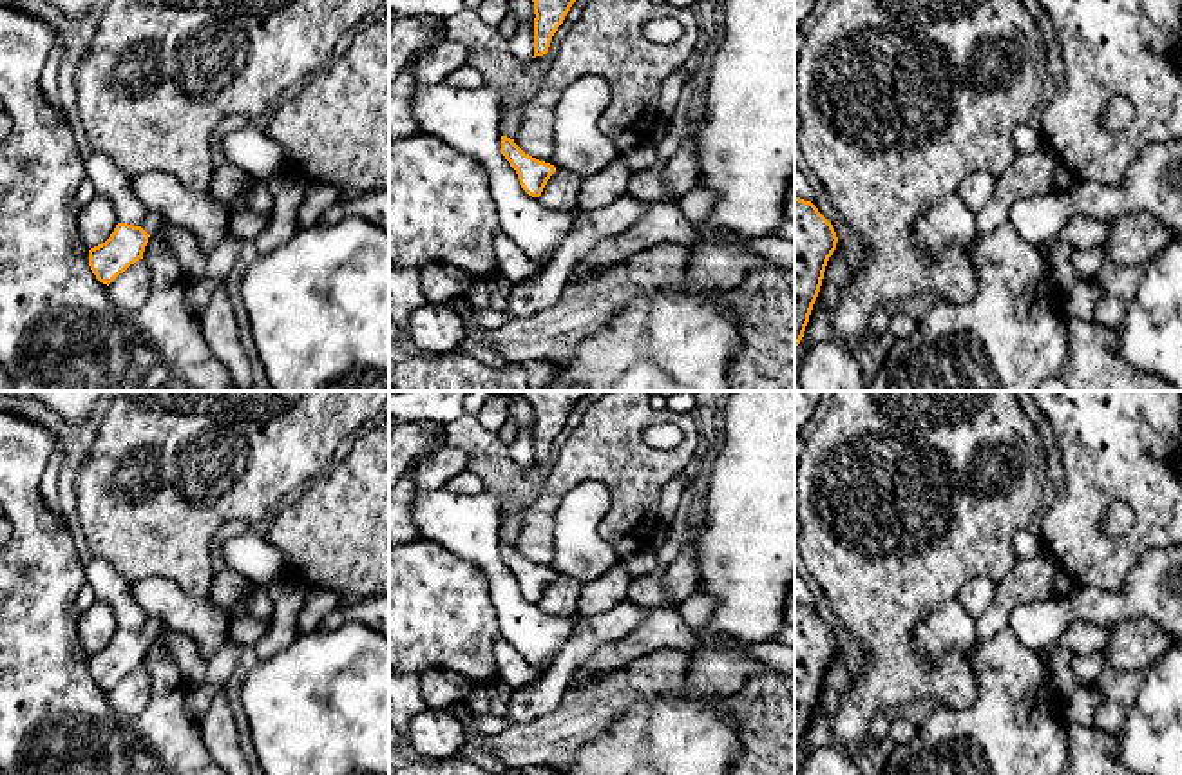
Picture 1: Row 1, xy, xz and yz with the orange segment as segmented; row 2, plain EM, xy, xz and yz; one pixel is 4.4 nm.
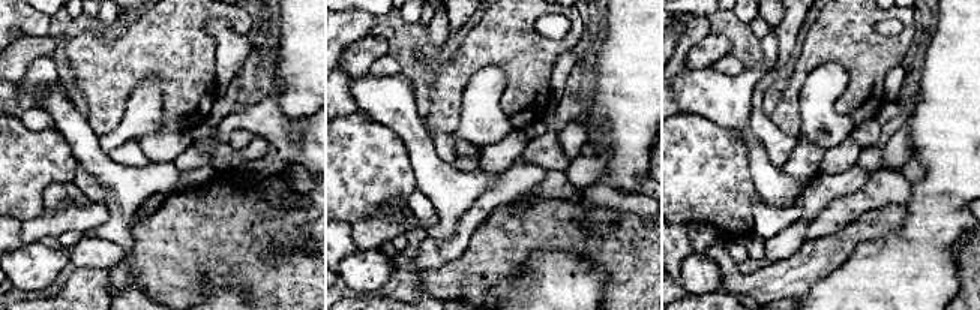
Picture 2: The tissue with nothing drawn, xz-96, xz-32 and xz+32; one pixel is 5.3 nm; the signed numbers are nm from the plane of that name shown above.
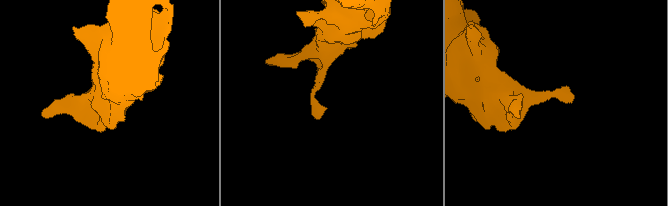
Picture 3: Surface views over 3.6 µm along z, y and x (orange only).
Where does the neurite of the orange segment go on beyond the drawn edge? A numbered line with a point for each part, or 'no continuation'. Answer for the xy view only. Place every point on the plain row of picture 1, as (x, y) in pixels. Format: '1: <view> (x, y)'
1: xy (152, 627)

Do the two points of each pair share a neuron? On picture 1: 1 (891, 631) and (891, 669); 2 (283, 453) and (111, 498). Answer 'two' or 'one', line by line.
1: one
2: one

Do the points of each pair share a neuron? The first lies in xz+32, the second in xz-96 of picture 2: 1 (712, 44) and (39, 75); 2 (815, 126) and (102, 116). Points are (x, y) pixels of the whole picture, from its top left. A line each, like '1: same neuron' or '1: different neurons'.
1: different neurons
2: different neurons

